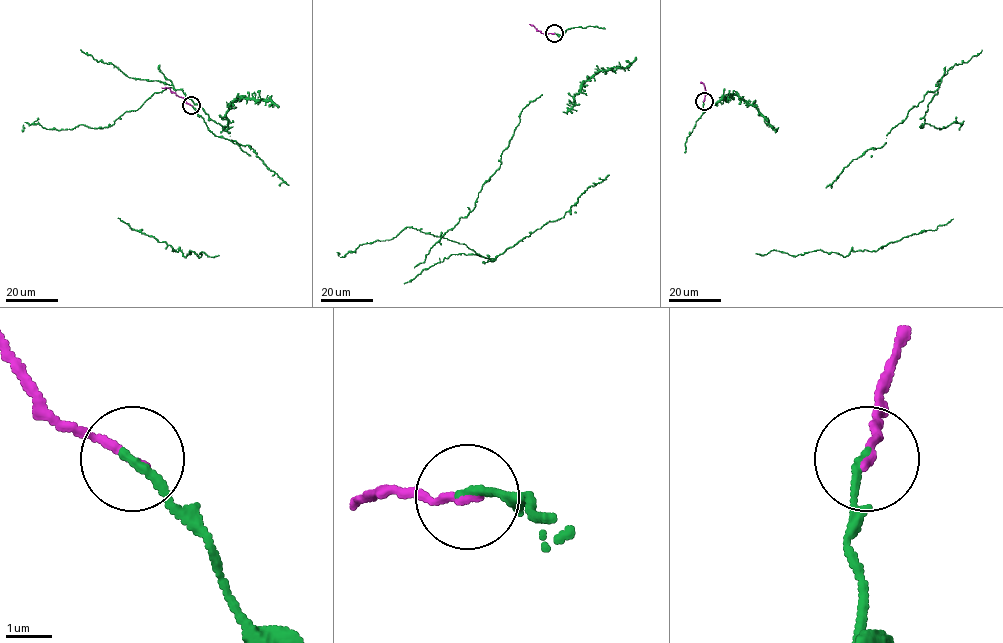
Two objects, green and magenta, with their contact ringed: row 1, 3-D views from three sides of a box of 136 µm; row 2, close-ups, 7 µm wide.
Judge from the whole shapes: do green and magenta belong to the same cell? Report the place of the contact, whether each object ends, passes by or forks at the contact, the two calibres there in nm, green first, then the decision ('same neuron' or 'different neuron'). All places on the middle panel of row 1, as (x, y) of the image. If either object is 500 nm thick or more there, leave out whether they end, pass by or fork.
place (554, 33); green ends; magenta ends; calibres 190 and 180 nm; same neuron

